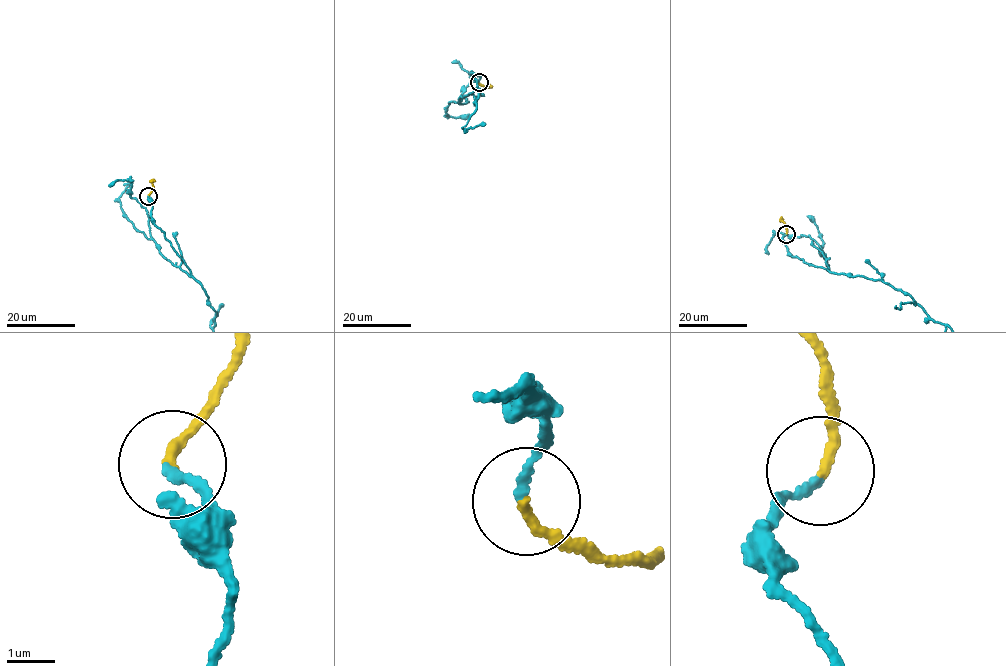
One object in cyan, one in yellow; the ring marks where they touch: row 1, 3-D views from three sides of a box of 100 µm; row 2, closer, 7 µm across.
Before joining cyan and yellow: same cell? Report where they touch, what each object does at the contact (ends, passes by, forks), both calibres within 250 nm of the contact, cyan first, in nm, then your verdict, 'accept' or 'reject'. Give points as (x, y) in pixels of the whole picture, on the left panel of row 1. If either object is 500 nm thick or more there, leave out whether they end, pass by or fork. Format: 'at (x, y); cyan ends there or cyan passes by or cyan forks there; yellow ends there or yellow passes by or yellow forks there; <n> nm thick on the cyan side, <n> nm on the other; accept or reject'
at (148, 196); cyan ends there; yellow ends there; 170 nm thick on the cyan side, 200 nm on the other; accept

